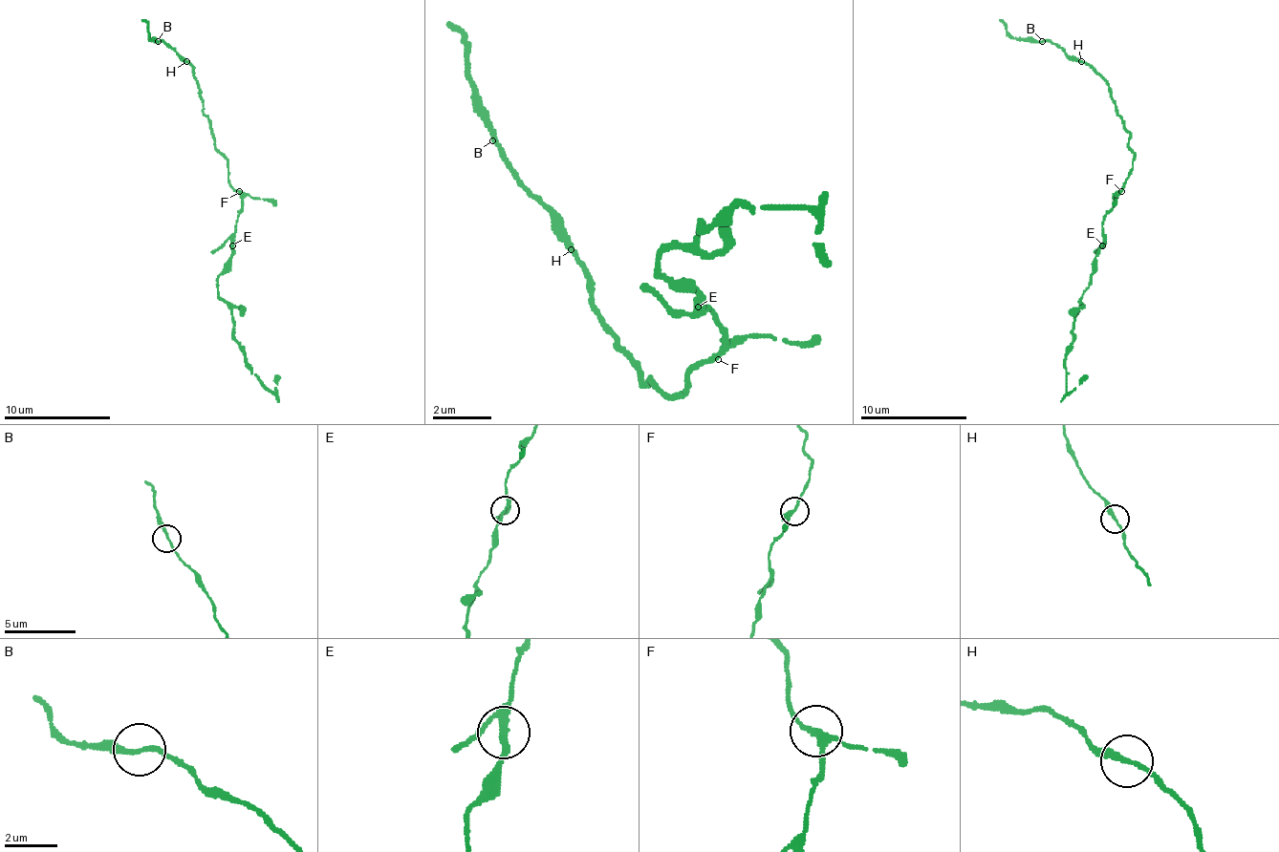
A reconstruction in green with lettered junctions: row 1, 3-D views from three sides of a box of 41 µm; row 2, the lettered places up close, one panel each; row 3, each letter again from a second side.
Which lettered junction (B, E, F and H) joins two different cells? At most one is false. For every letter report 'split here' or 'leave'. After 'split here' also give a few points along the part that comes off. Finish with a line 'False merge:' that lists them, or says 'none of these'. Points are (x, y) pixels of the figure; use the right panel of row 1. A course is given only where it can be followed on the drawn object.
B: leave
E: leave
F: leave
H: leave
False merge: none of these

